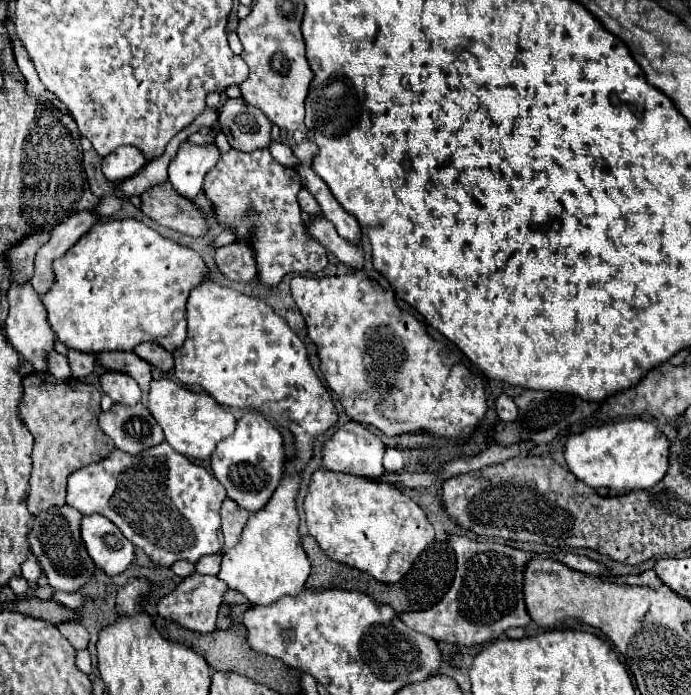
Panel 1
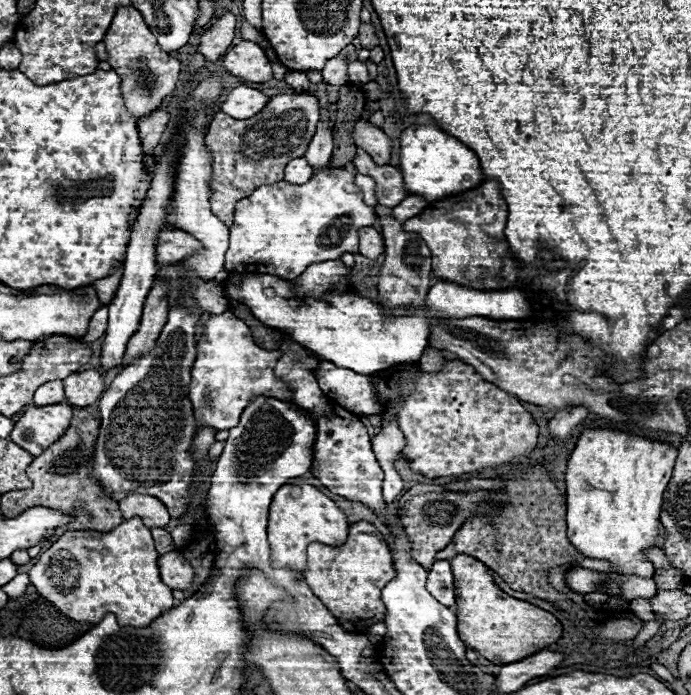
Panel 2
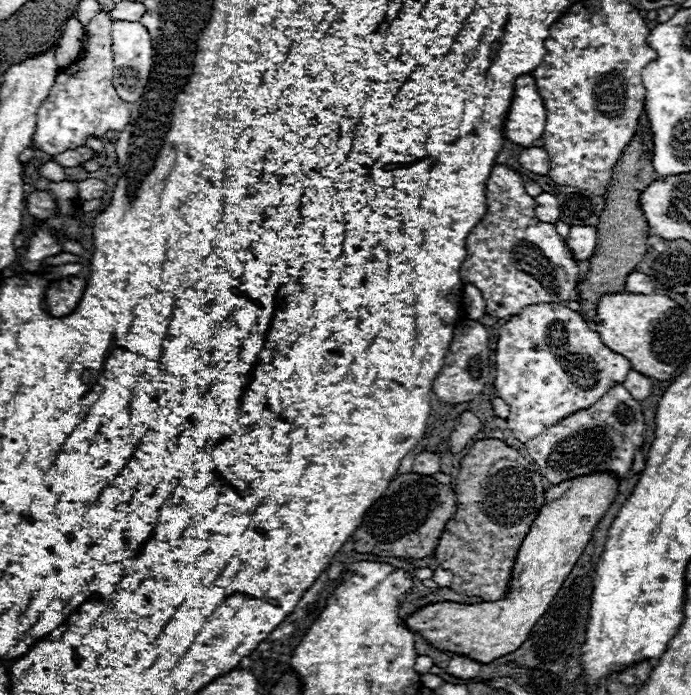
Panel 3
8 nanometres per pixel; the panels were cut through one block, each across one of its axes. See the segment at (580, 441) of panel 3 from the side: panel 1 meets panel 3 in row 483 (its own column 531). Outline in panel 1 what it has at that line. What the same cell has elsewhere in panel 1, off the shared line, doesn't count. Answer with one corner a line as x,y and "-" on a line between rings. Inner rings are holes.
452,536
456,572
450,590
430,610
400,614
402,622
420,634
458,646
488,644
504,636
508,628
528,626
530,616
524,604
524,570
538,552
520,550
498,542
476,542
468,536

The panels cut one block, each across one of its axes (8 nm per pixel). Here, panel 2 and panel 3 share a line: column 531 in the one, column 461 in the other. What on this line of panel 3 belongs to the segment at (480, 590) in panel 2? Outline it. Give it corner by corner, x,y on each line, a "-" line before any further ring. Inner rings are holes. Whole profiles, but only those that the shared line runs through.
590,474
572,478
546,490
546,502
540,508
532,530
524,536
514,560
508,592
502,600
480,604
436,602
408,614
404,626
426,638
434,648
452,652
488,664
508,652
514,652
528,638
530,628
540,620
562,582
574,568
582,550
590,542
594,526
610,508
618,494
618,480
612,474

